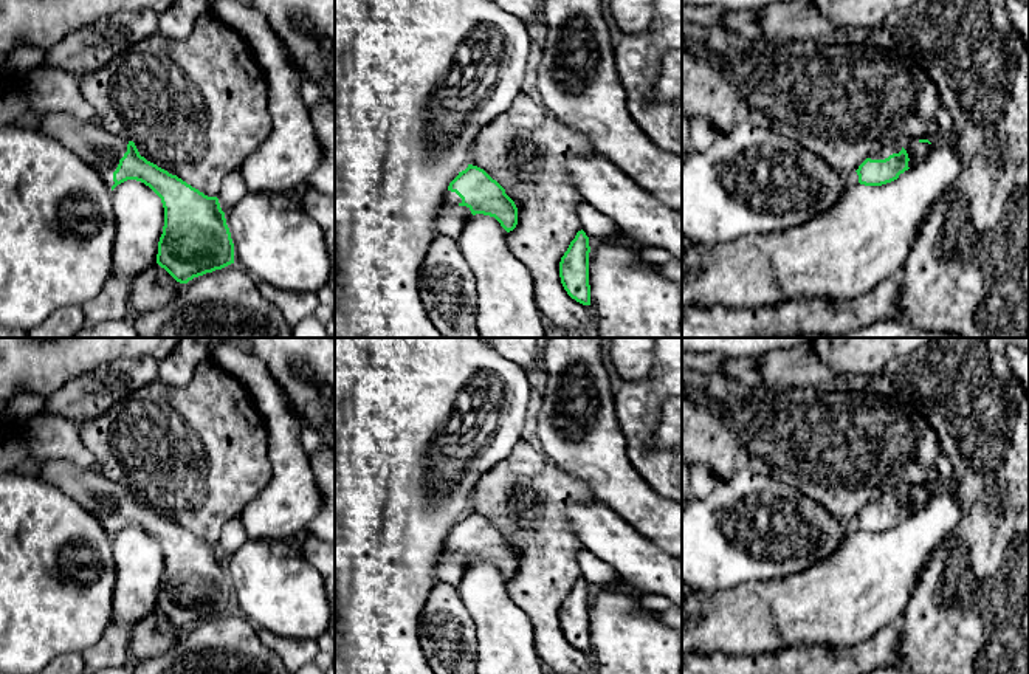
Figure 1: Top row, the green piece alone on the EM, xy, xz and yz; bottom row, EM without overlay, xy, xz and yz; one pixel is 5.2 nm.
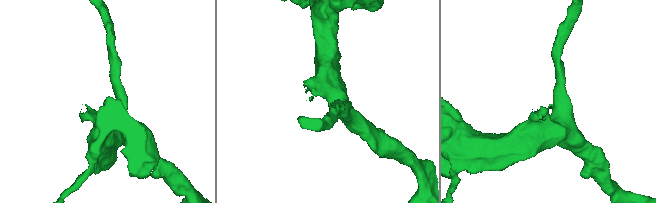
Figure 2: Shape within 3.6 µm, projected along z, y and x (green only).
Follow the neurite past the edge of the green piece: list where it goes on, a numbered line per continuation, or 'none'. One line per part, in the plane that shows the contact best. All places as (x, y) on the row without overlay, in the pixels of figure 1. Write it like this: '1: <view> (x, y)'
1: yz (916, 498)

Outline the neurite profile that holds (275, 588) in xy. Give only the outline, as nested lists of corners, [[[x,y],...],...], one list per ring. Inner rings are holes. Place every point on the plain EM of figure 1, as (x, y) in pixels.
[[[246,539],[225,559],[226,572],[234,590],[234,610],[245,617],[256,629],[268,629],[284,638],[319,638],[330,623],[330,603],[319,572],[301,555],[298,539],[256,541]]]

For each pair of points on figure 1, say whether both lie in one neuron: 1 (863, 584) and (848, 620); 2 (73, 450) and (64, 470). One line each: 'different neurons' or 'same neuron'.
1: same neuron
2: different neurons

